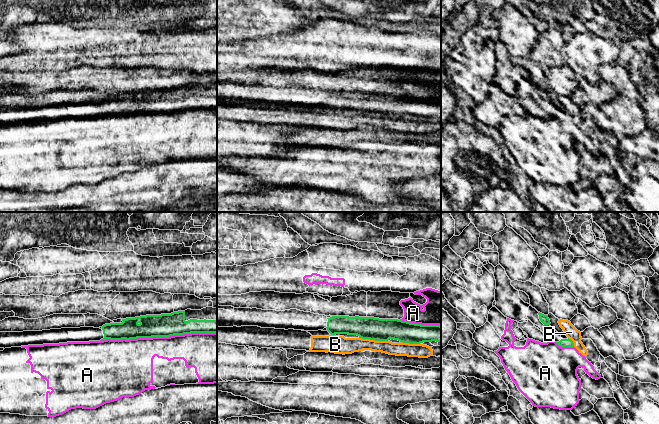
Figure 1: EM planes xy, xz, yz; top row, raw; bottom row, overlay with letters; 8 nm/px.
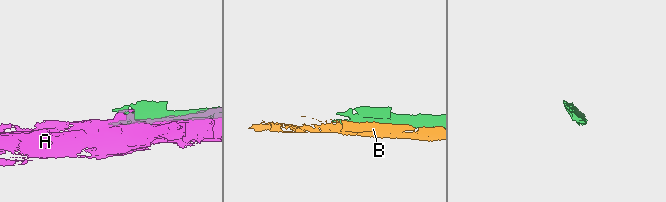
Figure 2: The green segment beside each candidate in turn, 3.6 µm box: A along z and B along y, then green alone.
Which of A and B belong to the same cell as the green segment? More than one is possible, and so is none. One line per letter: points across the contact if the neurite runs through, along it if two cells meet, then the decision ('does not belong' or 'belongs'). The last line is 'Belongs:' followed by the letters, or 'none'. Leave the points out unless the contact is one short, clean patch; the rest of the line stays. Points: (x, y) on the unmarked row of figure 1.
A: does not belong
B: does not belong
Belongs: none

